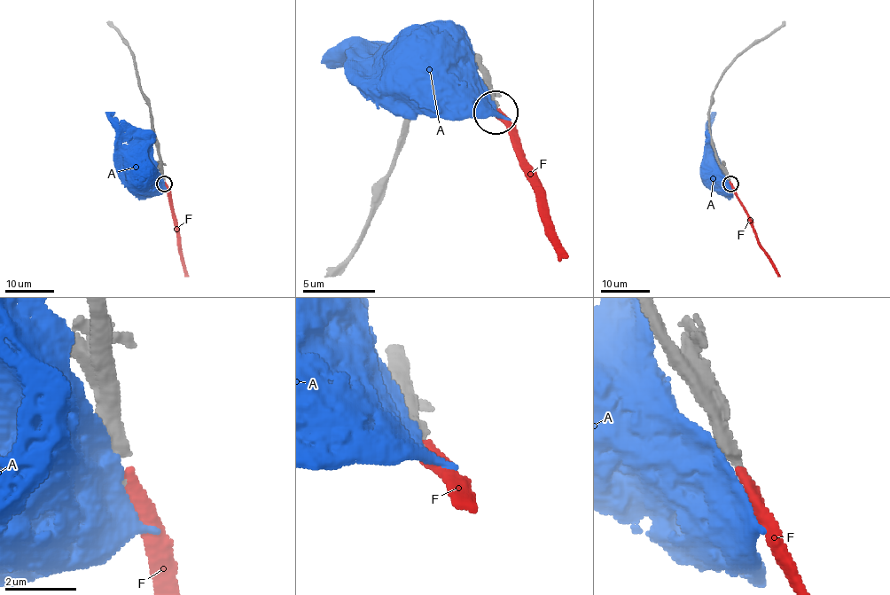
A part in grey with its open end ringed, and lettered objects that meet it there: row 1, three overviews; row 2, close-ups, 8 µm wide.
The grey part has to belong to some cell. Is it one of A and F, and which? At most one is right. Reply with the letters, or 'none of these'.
F

